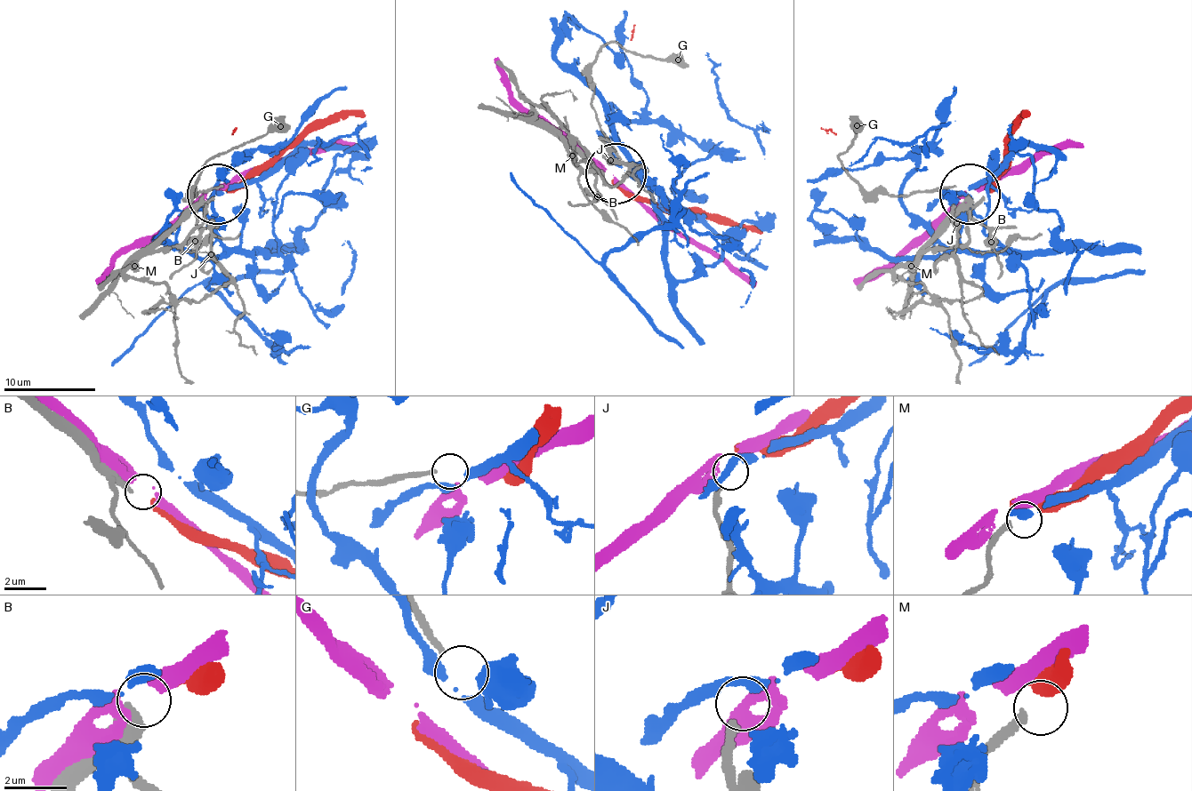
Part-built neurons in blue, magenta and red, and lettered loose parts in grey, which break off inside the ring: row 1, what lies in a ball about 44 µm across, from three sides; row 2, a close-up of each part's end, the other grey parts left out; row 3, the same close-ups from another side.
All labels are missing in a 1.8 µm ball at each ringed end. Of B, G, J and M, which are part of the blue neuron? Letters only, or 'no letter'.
J

